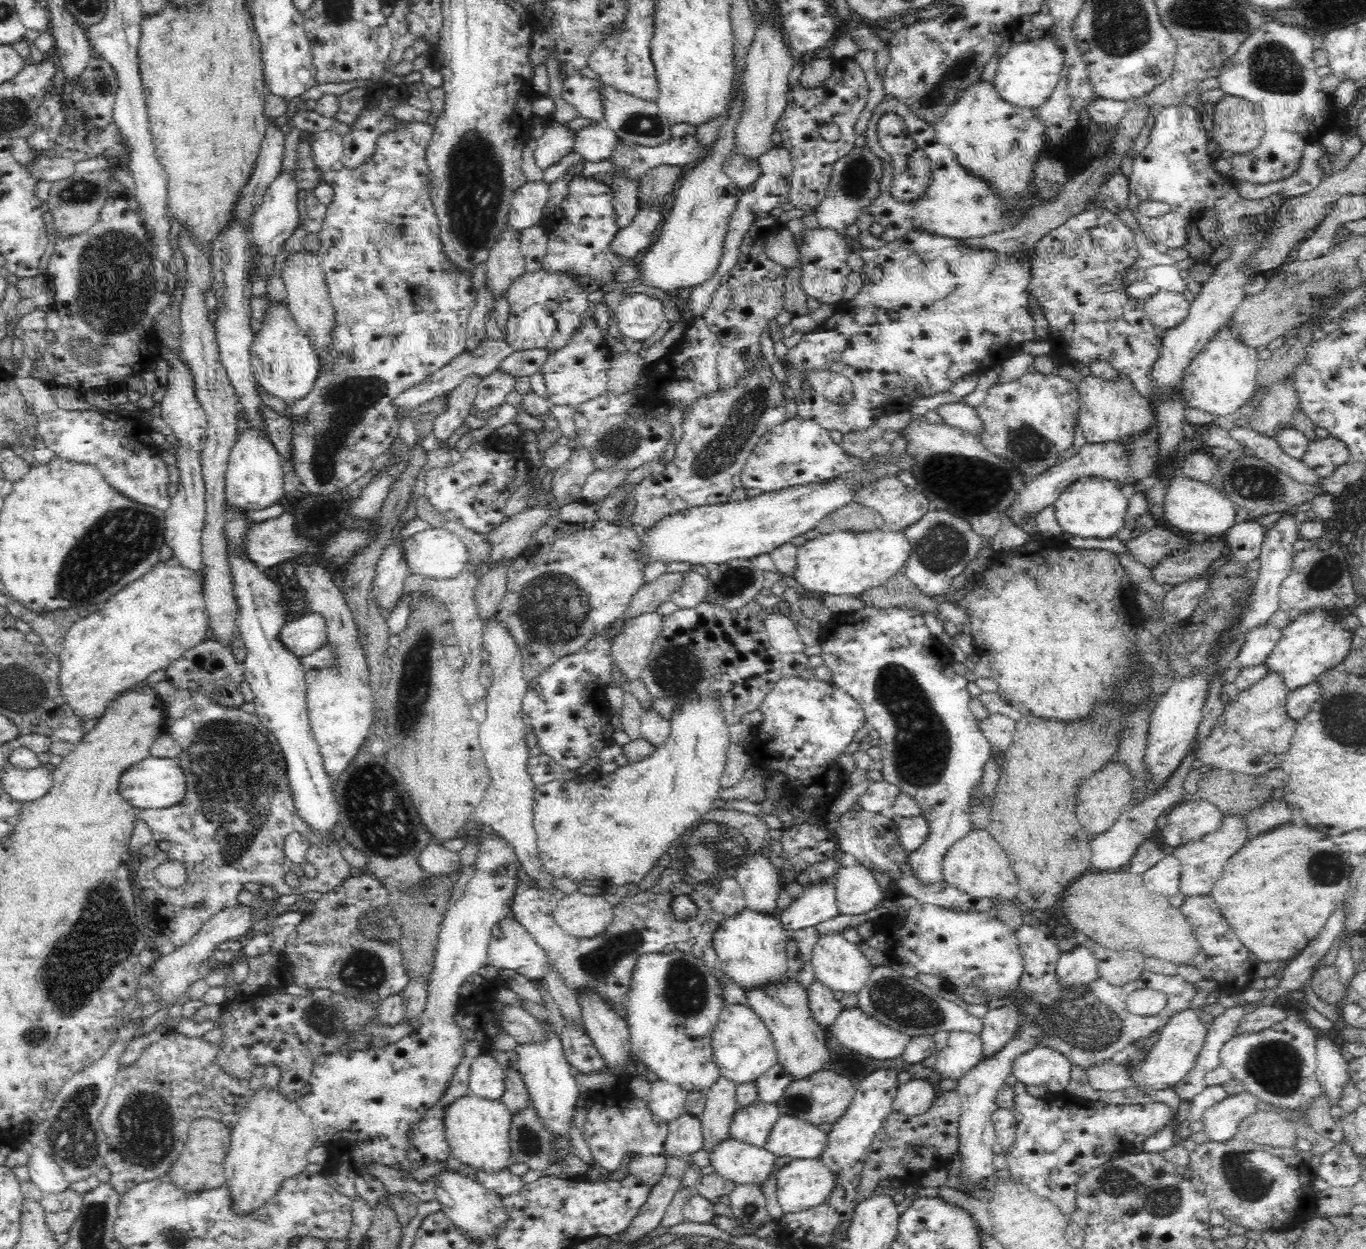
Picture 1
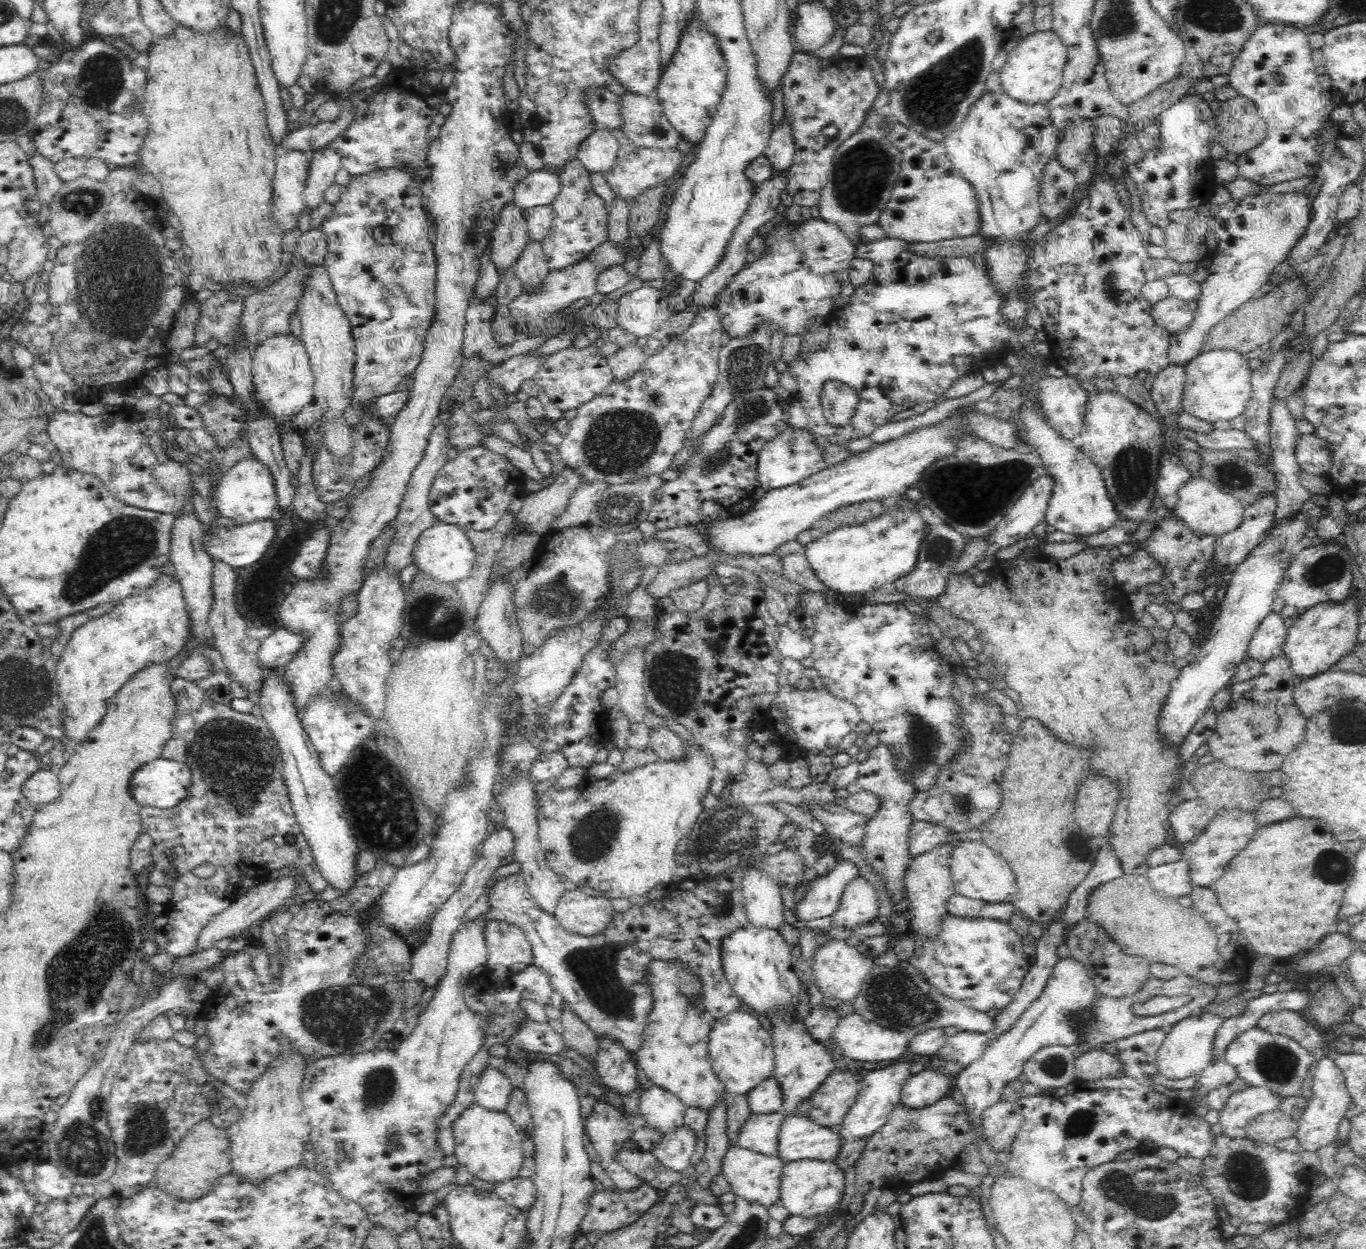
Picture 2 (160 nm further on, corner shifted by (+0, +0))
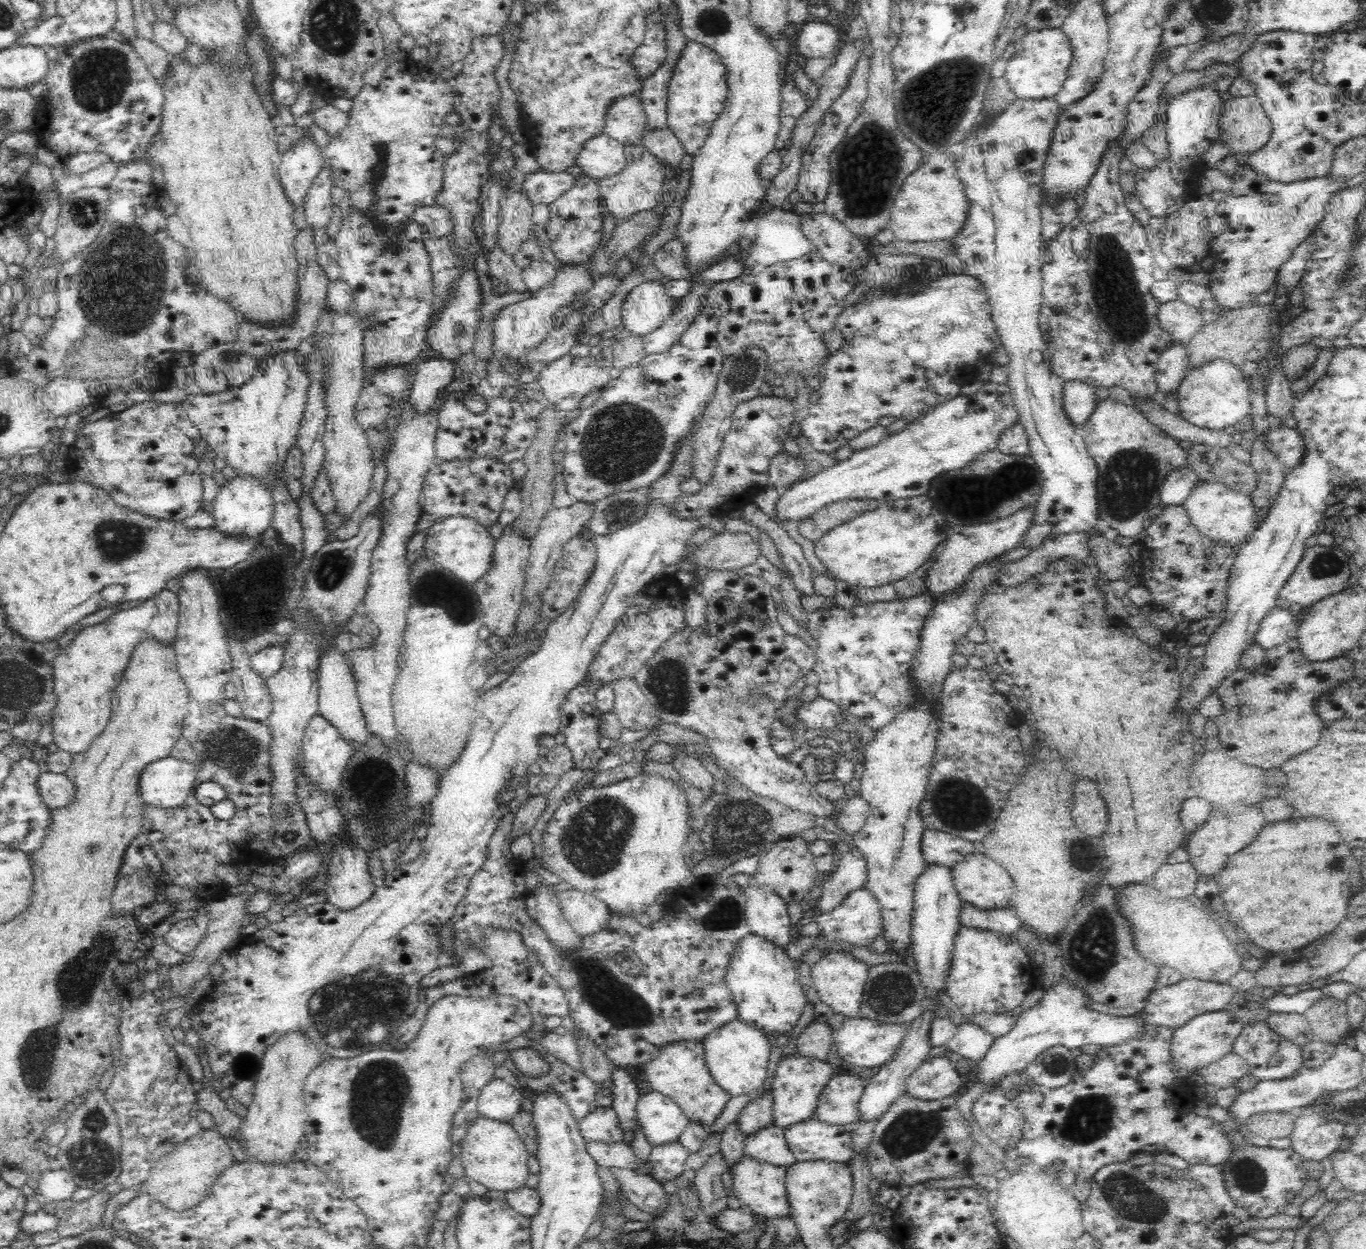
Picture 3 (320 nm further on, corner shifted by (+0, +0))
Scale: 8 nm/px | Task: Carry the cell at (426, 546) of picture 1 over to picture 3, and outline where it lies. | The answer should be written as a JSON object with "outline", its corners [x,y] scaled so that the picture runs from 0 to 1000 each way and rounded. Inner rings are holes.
{"outline":[[[340,412],[319,416],[313,424],[310,437],[312,446],[319,452],[331,458],[337,465],[348,467],[356,460],[357,456],[359,456],[361,452],[363,432],[357,424],[357,422]]]}

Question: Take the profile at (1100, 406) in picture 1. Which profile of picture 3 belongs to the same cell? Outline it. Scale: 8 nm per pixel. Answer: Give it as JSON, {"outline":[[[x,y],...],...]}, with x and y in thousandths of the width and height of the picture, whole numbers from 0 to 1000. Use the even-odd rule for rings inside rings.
{"outline":[[[816,319],[804,321],[802,327],[792,341],[796,363],[804,374],[803,400],[806,420],[815,428],[835,430],[842,408],[849,404],[851,386],[859,375],[870,374],[869,359],[843,339],[830,325]]]}

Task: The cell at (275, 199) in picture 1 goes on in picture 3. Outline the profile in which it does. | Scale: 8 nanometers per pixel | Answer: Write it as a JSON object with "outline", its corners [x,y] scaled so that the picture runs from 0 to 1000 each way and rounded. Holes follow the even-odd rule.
{"outline":[[[225,103],[220,111],[206,122],[205,146],[215,167],[222,165],[225,151],[237,135],[238,129],[235,116],[231,114],[230,109]]]}

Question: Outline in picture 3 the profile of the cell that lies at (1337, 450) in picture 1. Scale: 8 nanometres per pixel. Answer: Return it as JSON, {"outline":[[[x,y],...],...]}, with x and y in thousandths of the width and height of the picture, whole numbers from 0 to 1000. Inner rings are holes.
{"outline":[[[932,339],[927,344],[925,352],[927,359],[934,364],[942,376],[949,373],[955,363],[953,348],[948,343]]]}

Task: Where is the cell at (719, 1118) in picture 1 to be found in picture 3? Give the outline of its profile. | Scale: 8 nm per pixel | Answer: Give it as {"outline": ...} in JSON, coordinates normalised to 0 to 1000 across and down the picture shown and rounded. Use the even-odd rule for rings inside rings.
{"outline":[[[528,922],[519,926],[518,930],[509,938],[508,950],[511,954],[513,970],[518,974],[518,977],[523,975],[526,970],[533,967],[533,954],[529,946],[529,941],[534,937],[534,934],[529,926]]]}

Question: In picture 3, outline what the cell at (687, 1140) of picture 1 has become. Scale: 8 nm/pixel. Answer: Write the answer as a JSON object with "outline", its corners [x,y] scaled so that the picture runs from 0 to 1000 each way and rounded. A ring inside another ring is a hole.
{"outline":[[[497,913],[477,918],[474,927],[475,941],[484,949],[498,942],[502,936],[504,922]]]}

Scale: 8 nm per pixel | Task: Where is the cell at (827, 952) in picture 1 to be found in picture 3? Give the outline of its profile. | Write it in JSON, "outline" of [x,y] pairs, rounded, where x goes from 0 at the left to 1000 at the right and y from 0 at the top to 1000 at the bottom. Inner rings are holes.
{"outline":[[[604,761],[603,765],[594,773],[594,781],[600,802],[606,804],[611,812],[616,812],[618,815],[628,815],[636,775],[635,772],[626,768],[624,762]]]}

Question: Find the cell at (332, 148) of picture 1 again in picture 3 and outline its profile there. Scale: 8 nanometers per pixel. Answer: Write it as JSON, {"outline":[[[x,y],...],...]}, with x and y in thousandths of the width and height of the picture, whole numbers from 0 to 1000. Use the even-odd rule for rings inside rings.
{"outline":[[[237,133],[234,136],[234,139],[231,141],[230,146],[227,147],[223,159],[223,175],[225,182],[228,182],[229,184],[241,185],[239,181],[242,179],[242,170],[243,170],[244,164],[242,139],[243,135],[241,133]]]}

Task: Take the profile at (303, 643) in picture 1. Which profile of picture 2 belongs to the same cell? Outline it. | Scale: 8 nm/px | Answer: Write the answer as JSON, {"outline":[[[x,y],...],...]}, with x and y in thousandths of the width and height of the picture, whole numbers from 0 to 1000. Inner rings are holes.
{"outline":[[[208,502],[204,503],[191,512],[191,516],[185,526],[191,534],[207,535],[215,527],[225,510],[222,506],[217,508]]]}

